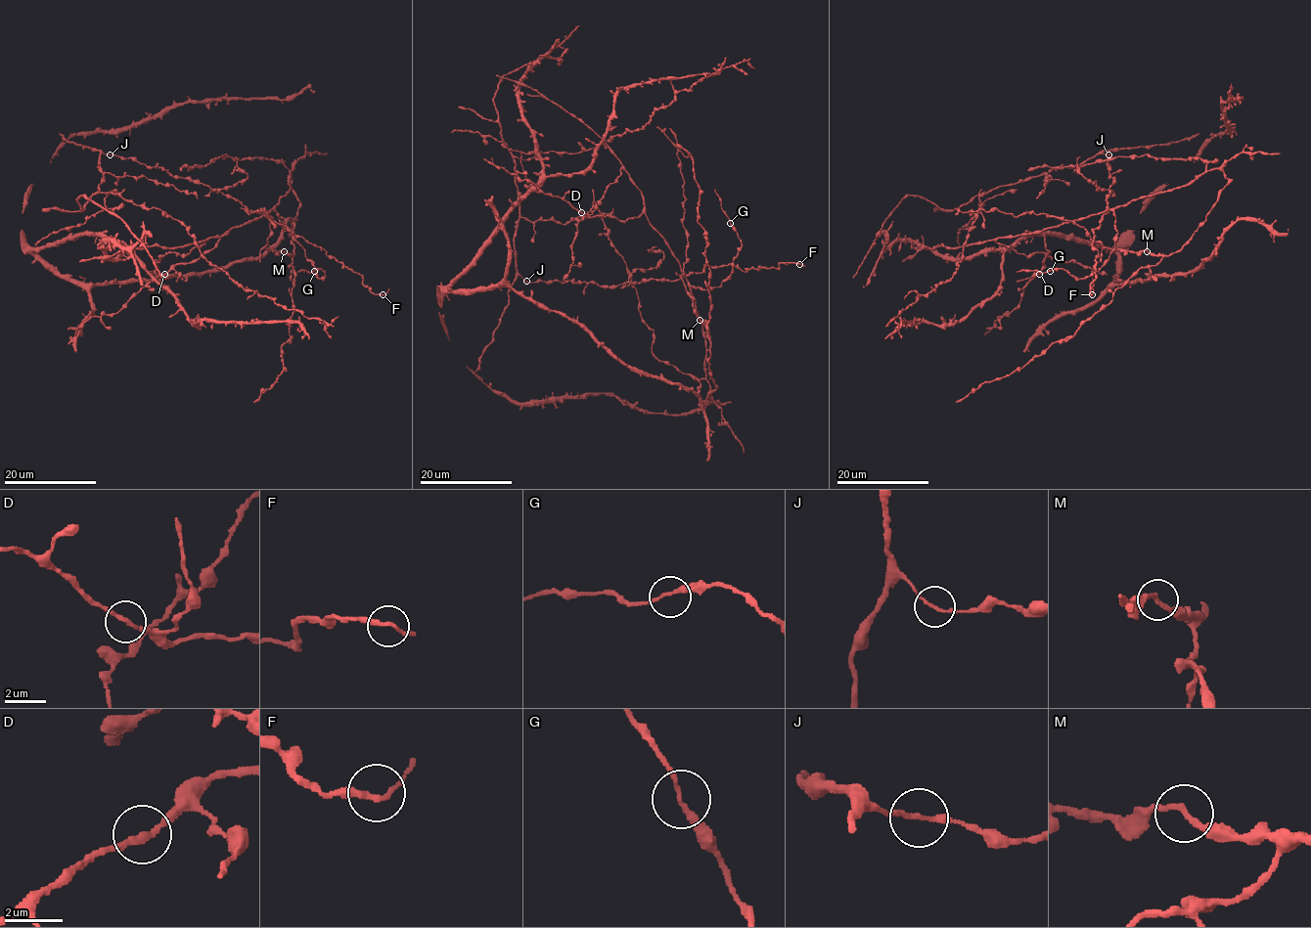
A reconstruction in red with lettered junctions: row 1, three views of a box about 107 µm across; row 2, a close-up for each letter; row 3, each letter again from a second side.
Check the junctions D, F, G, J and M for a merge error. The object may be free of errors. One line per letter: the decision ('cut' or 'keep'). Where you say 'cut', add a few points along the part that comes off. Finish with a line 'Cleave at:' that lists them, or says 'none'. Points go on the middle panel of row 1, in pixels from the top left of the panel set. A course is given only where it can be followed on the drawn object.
D: keep
F: keep
G: keep
J: keep
M: keep
Cleave at: none

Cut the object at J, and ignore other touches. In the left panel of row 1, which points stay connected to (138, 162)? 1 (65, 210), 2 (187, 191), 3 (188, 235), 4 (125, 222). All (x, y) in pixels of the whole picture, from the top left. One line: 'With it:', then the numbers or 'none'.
With it: none

